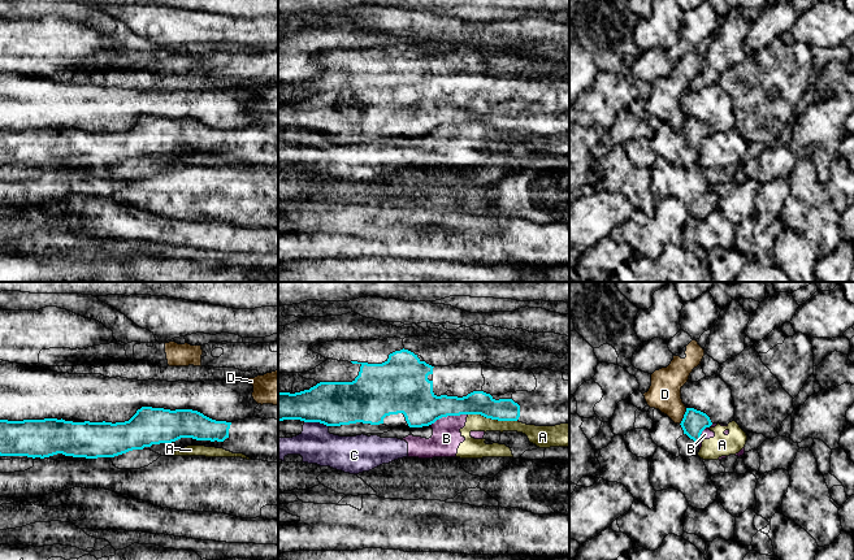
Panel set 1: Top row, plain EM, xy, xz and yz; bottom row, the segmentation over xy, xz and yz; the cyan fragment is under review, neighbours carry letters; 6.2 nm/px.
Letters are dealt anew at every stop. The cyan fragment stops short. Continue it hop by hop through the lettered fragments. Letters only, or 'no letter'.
no letter

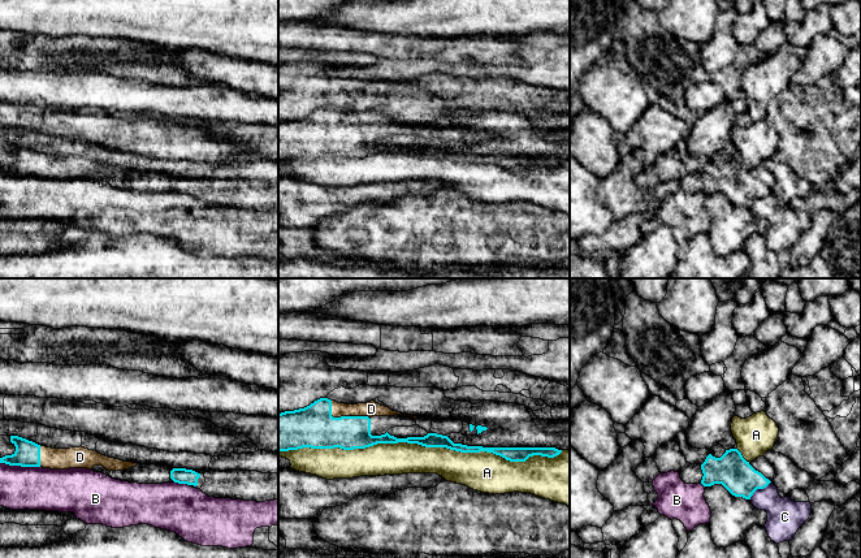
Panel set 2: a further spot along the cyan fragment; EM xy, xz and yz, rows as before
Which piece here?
D

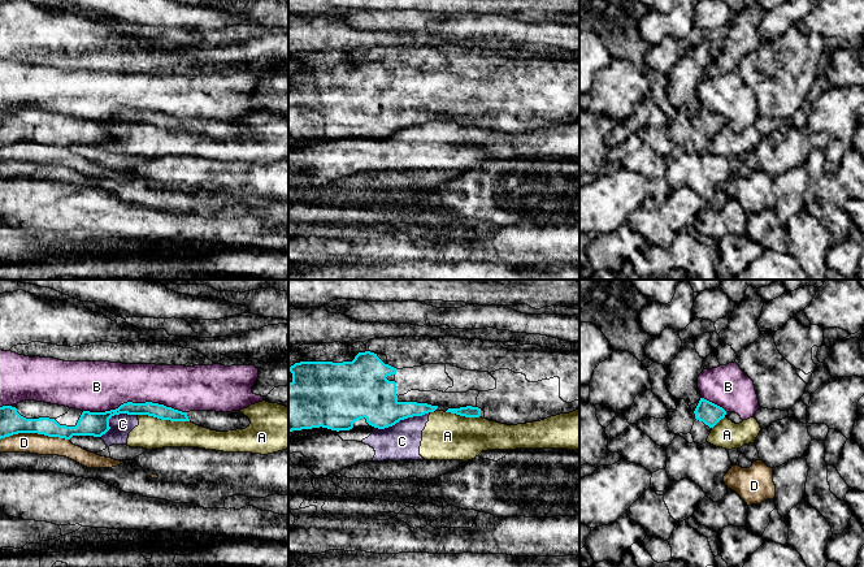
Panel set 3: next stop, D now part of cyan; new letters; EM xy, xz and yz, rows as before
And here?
no letter

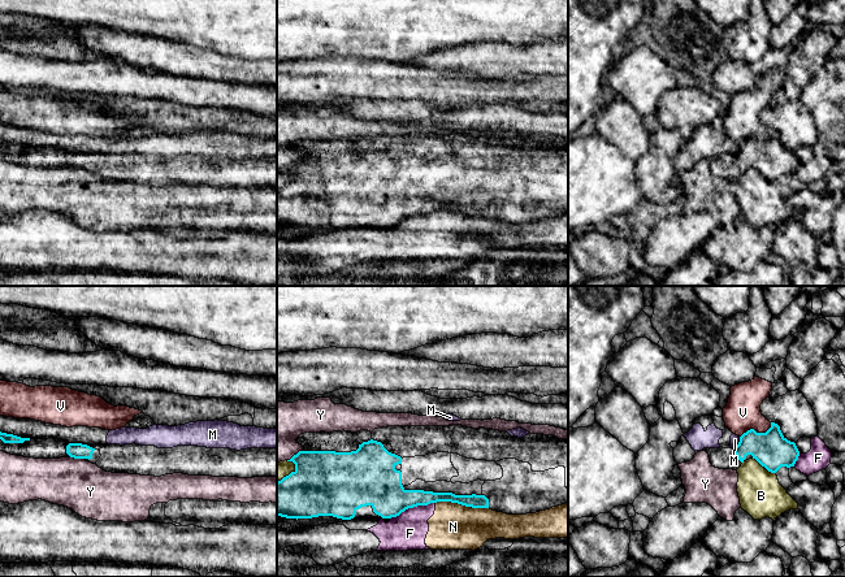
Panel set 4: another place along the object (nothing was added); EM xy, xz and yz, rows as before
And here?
no letter

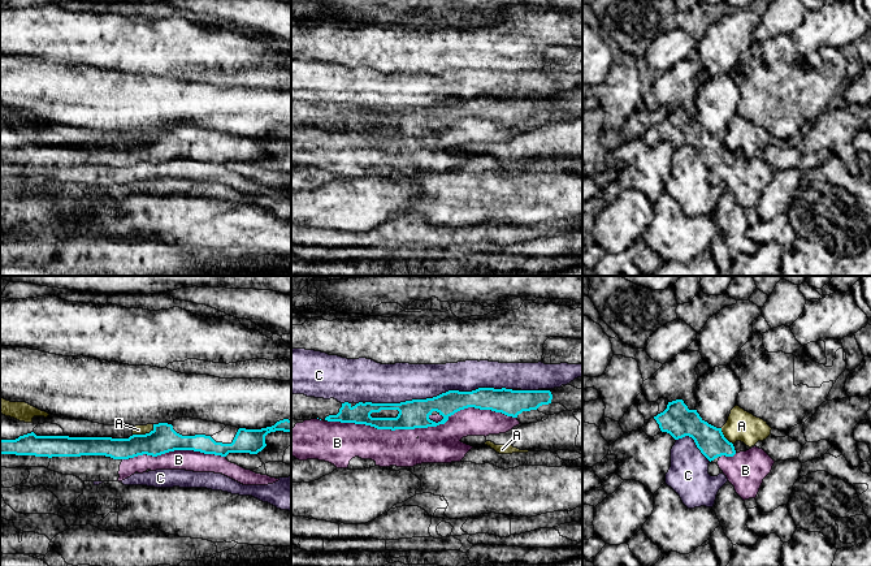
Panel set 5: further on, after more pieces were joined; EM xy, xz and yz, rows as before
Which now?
no letter

